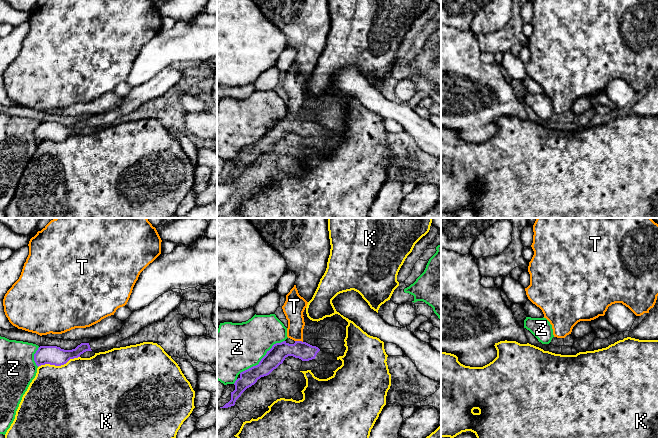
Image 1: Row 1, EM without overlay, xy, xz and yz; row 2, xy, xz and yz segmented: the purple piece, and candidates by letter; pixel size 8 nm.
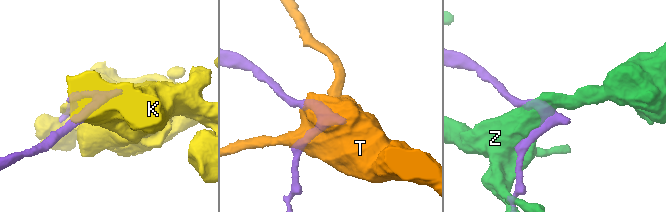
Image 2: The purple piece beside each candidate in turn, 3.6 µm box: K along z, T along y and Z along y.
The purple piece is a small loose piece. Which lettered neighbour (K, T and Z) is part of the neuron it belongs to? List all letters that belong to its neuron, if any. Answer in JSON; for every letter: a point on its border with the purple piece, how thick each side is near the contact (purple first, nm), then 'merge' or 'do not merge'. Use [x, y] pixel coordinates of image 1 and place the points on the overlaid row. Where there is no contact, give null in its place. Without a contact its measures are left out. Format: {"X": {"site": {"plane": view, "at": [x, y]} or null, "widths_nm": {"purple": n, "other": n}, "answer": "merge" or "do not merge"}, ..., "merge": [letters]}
{"K": {"site": {"plane": "xy", "at": [58, 365]}, "widths_nm": {"purple": 160, "other": 500}, "answer": "do not merge"}, "T": {"site": {"plane": "xz", "at": [299, 341]}, "widths_nm": {"purple": 150, "other": 150}, "answer": "do not merge"}, "Z": {"site": {"plane": "xz", "at": [262, 358]}, "widths_nm": {"purple": 150, "other": 400}, "answer": "do not merge"}, "merge": []}

